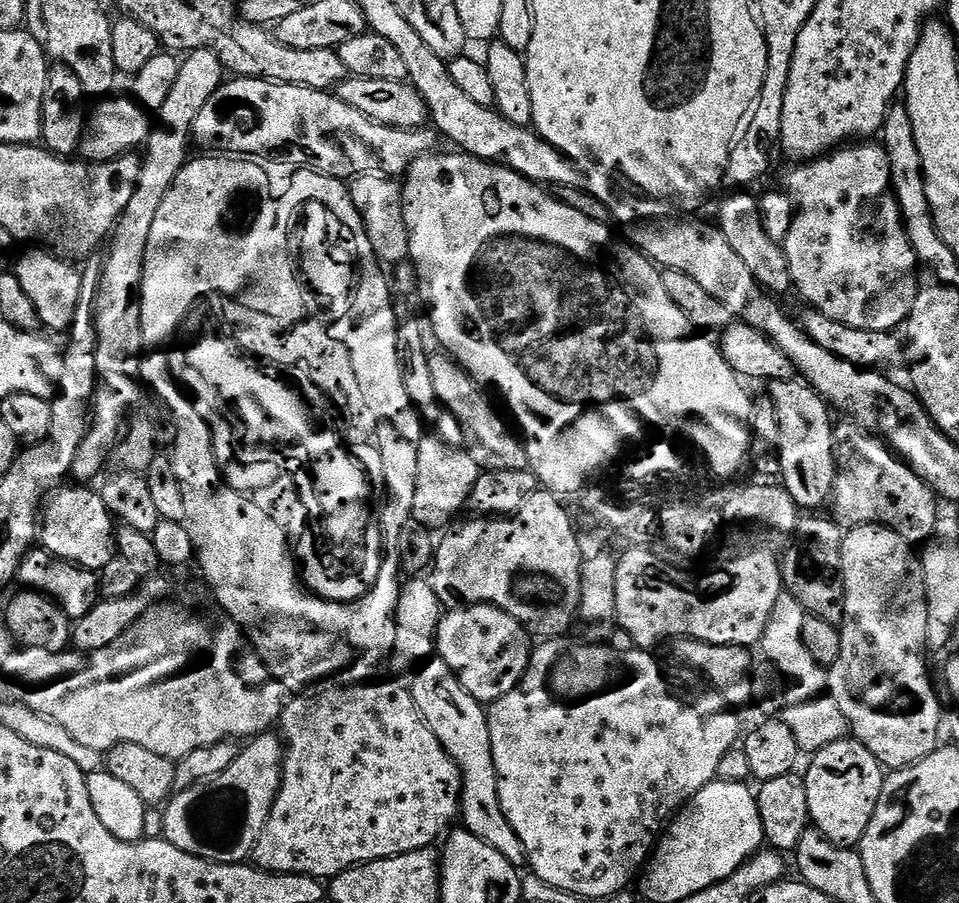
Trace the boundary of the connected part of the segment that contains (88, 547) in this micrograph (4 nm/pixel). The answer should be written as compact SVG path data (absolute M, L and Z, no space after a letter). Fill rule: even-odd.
M88 486L68 487L61 487L47 501L42 512L42 523L38 528L39 543L43 551L49 552L57 560L67 560L70 564L77 564L79 568L88 568L91 572L99 573L106 562L117 556L114 517L104 505L99 491L91 492L88 489L91 487Z

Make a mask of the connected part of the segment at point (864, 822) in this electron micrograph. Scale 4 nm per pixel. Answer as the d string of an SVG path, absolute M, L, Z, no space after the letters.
M845 738L838 742L830 742L821 752L815 753L808 764L808 772L803 773L806 782L806 802L808 803L808 819L811 827L820 832L832 844L841 846L859 845L866 834L866 826L870 826L870 818L874 818L874 810L878 806L878 798L882 794L882 786L886 775L885 769L855 738Z

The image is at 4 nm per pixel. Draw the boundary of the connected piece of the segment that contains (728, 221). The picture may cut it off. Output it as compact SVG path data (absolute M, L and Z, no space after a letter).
M736 190L728 195L732 196L726 197L721 202L720 220L718 219L718 227L722 234L726 234L726 242L734 246L738 258L746 262L750 274L754 274L754 278L765 290L772 294L789 291L792 288L792 279L786 262L786 254L782 245L774 242L770 234L766 234L766 226L762 224L759 199L747 190Z

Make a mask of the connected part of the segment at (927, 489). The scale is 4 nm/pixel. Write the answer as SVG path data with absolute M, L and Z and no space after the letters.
M851 430L836 445L836 486L830 497L831 519L847 530L863 524L880 524L906 538L913 546L923 545L934 534L938 519L938 497L932 487L905 464L879 436Z

